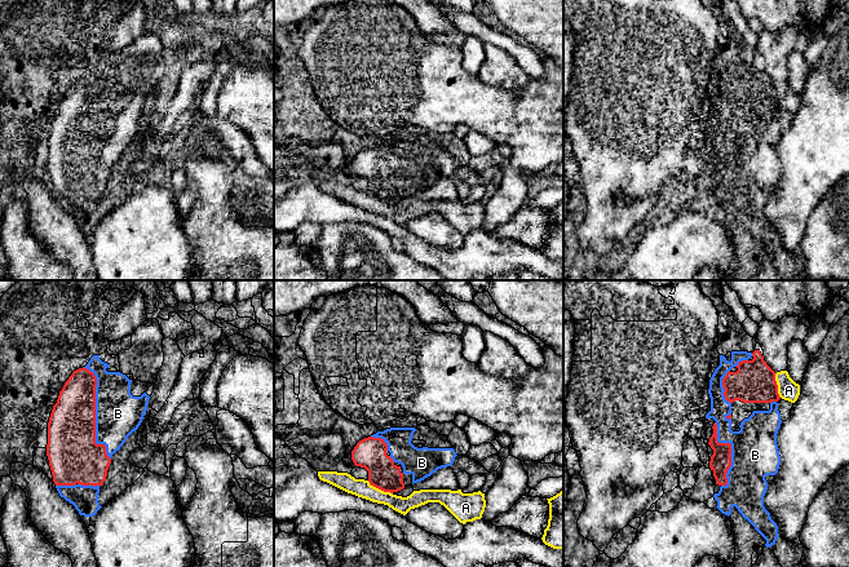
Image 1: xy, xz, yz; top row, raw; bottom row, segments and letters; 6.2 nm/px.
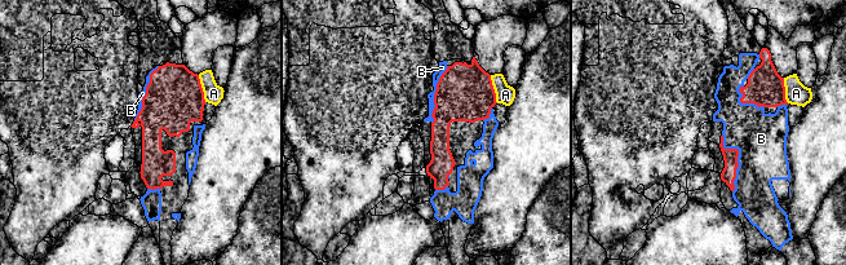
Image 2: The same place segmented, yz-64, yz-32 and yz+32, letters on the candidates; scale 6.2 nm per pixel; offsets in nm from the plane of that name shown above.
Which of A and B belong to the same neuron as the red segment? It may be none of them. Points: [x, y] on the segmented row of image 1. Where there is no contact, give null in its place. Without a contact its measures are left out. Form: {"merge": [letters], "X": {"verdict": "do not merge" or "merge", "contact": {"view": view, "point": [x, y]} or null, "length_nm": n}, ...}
{"merge": ["B"], "A": {"verdict": "do not merge", "contact": {"view": "xz", "point": [380, 488]}, "length_nm": 180}, "B": {"verdict": "merge", "contact": {"view": "xy", "point": [94, 413]}, "length_nm": 600}}

